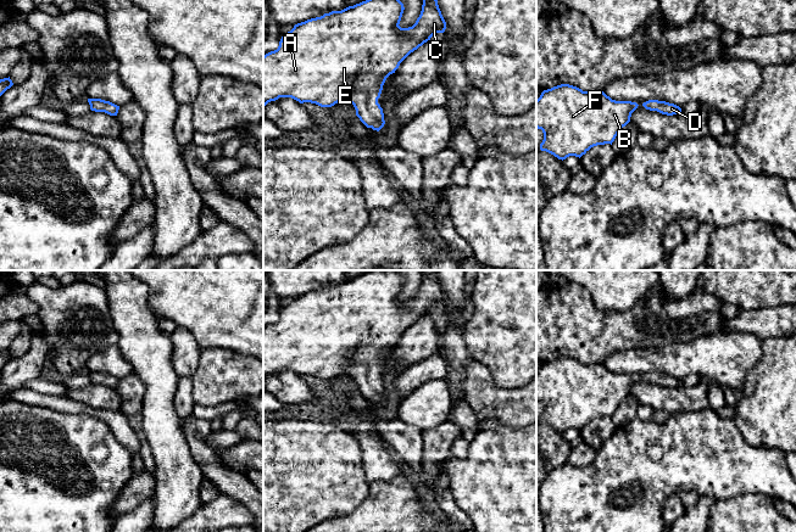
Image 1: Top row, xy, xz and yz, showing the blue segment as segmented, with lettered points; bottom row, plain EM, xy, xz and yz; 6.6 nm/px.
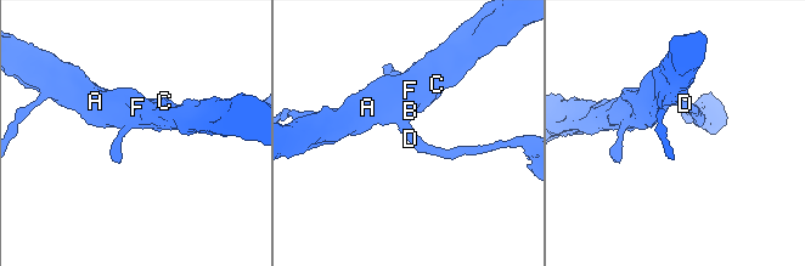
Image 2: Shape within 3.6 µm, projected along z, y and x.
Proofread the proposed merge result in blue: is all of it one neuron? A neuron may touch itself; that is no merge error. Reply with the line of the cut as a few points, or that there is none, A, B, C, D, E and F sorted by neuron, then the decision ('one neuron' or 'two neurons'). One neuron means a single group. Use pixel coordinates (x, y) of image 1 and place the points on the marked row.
no cut | A B C D E F | one neuron

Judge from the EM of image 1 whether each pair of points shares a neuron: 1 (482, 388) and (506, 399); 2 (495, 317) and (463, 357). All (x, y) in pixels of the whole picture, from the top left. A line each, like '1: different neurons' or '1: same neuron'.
1: same neuron
2: different neurons

